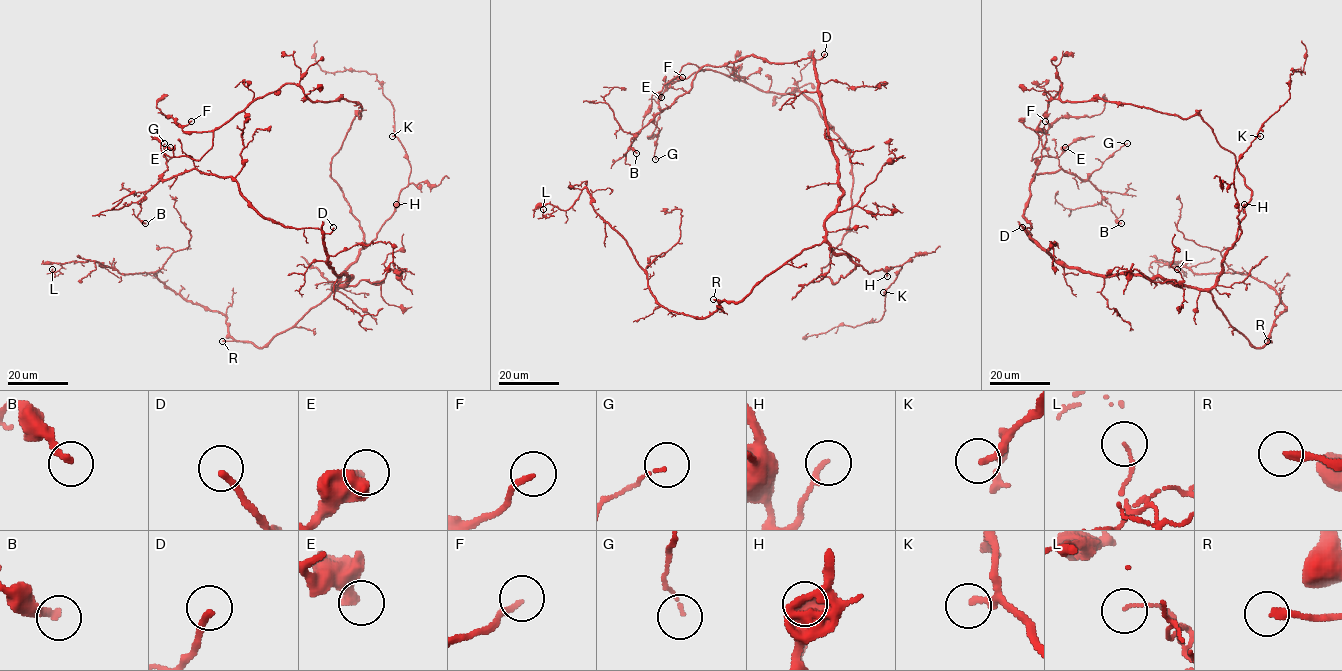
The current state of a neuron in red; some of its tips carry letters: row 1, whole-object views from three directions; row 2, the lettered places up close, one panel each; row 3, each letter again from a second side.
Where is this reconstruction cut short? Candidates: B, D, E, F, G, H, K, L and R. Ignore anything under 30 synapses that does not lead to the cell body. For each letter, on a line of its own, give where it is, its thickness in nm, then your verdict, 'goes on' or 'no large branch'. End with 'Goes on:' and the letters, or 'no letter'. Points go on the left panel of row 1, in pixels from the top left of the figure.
B: place (145, 223); calibre 200 nm; no large branch
D: place (333, 227); calibre 220 nm; no large branch
E: place (170, 147); calibre 480 nm; no large branch
F: place (191, 121); calibre 160 nm; no large branch
G: place (164, 143); calibre 90 nm; no large branch
H: place (396, 204); calibre 190 nm; no large branch
K: place (392, 136); calibre 220 nm; no large branch
L: place (52, 269); calibre 80 nm; no large branch
R: place (222, 341); calibre 280 nm; goes on
Goes on: R

